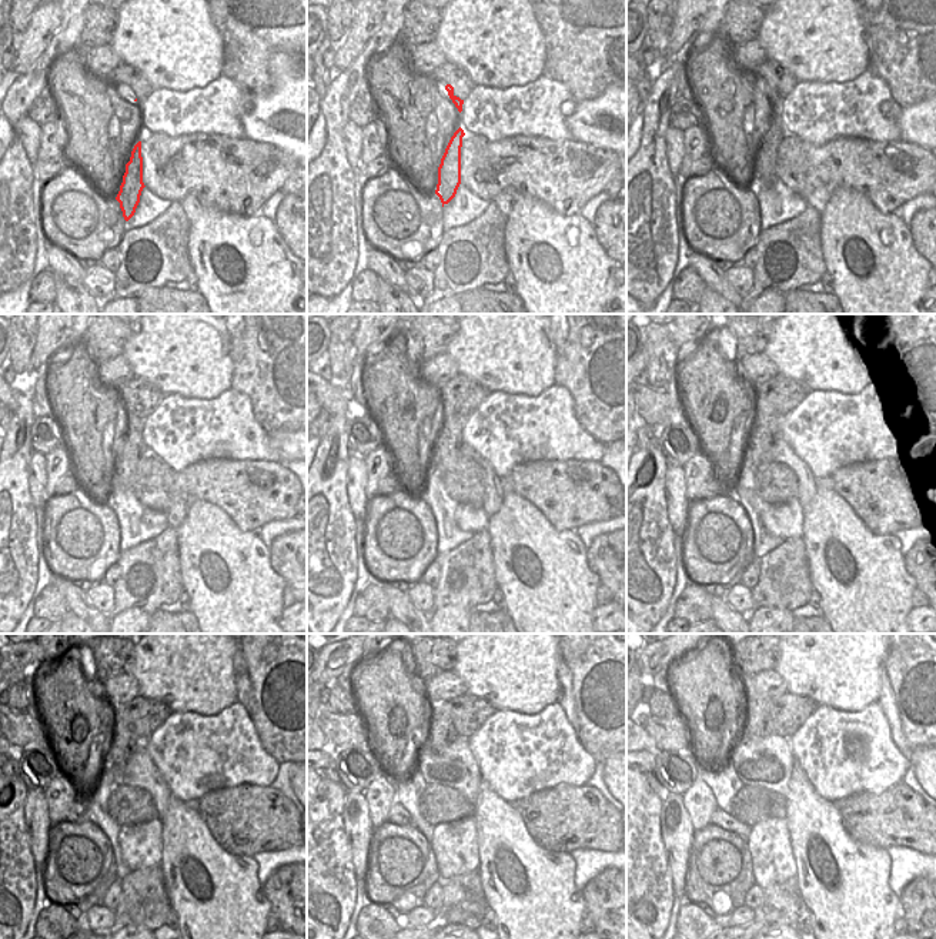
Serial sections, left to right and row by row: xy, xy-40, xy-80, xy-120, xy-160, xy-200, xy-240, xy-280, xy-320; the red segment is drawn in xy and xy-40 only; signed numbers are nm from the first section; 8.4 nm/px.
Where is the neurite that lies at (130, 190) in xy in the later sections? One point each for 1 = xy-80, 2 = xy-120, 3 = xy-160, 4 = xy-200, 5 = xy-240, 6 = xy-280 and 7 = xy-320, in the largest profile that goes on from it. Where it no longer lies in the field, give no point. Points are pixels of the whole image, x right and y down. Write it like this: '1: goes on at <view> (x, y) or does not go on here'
1: goes on at xy-80 (765, 161)
2: goes on at xy-120 (134, 450)
3: goes on at xy-160 (448, 451)
4: goes on at xy-200 (766, 423)
5: goes on at xy-240 (124, 741)
6: goes on at xy-280 (441, 732)
7: goes on at xy-320 (758, 707)

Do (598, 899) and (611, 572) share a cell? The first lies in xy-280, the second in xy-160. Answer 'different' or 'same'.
same

